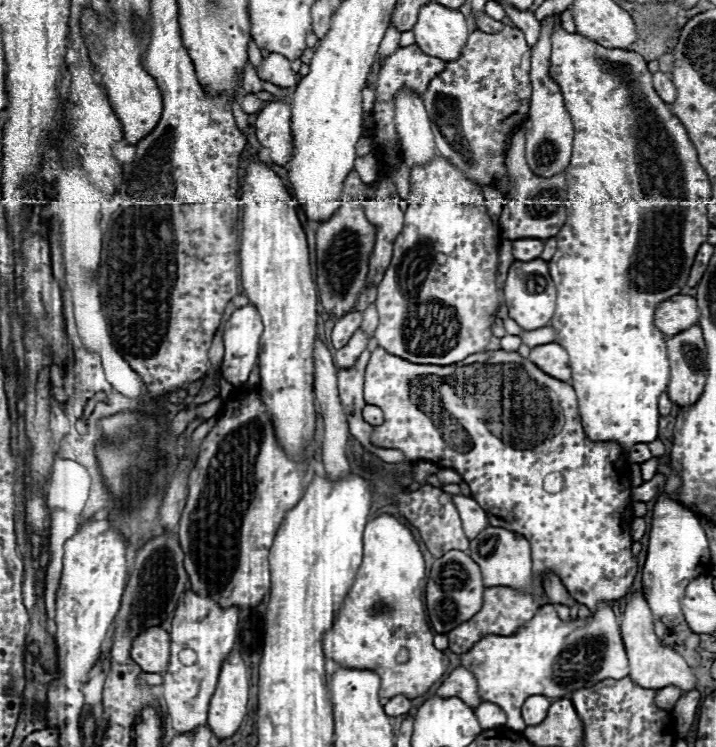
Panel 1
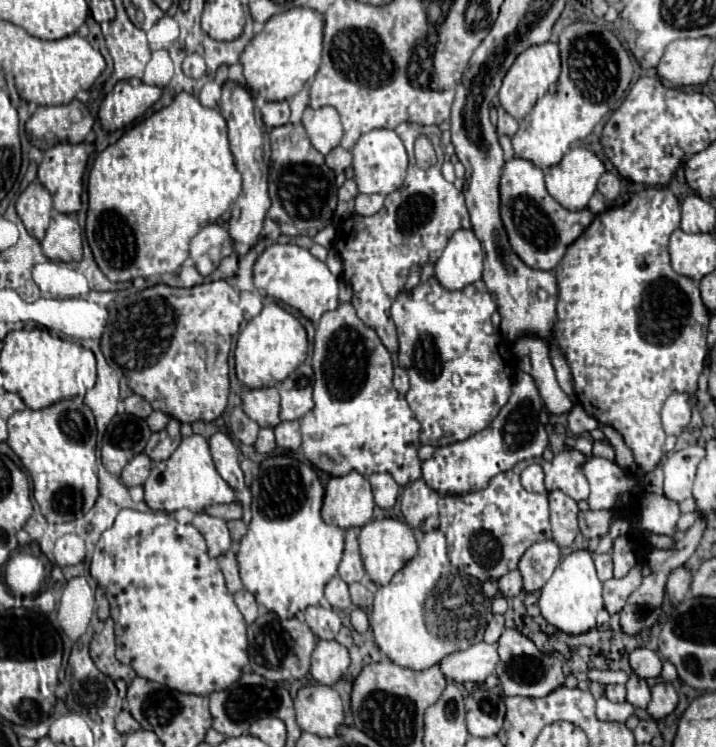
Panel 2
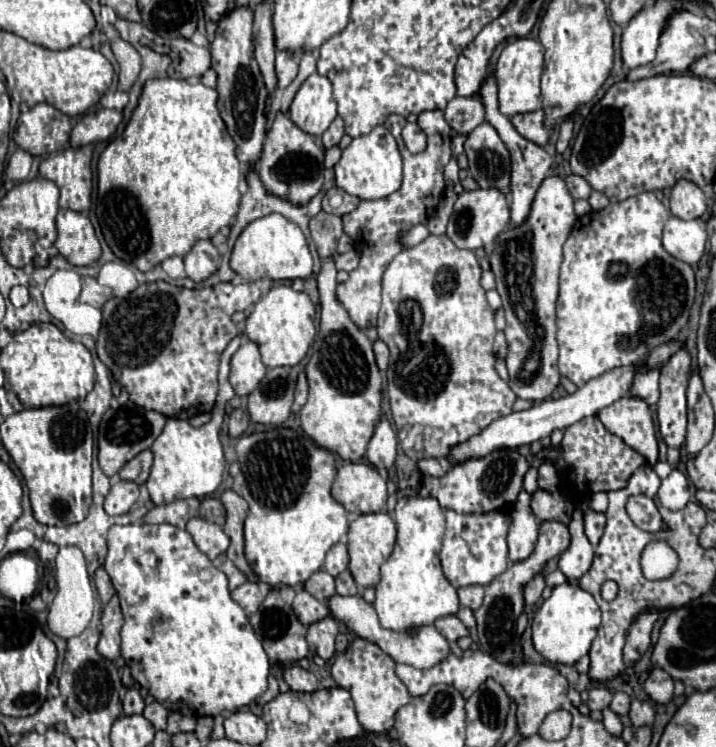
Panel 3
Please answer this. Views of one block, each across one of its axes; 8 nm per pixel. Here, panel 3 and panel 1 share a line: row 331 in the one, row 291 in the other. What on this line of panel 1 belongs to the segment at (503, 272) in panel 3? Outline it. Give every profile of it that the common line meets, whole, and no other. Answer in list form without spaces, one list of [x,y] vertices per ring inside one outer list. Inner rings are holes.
[[[542,258],[530,262],[514,262],[504,284],[504,302],[508,306],[510,318],[524,330],[536,330],[550,324],[556,306],[556,288],[548,274],[548,264]]]

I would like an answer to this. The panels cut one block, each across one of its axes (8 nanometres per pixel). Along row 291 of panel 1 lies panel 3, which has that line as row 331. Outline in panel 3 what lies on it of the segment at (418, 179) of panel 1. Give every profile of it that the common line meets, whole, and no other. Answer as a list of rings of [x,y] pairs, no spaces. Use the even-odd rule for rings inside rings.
[[[432,234],[424,242],[396,254],[384,272],[382,308],[376,330],[380,340],[390,348],[386,390],[392,418],[398,428],[398,442],[412,460],[448,458],[454,446],[470,440],[490,422],[512,412],[516,396],[494,368],[494,310],[486,302],[486,290],[480,286],[480,276],[482,270],[472,250],[460,250],[448,236]]]

